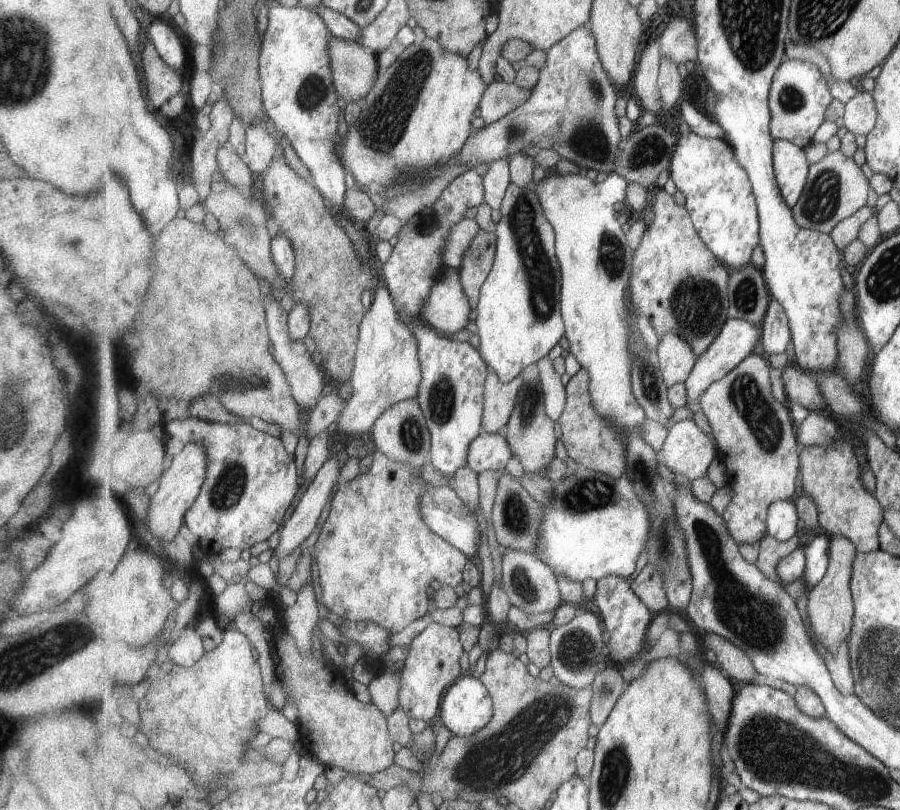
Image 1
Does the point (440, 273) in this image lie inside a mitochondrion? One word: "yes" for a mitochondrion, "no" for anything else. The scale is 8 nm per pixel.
no

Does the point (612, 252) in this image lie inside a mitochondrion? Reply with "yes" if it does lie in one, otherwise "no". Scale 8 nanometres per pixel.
yes

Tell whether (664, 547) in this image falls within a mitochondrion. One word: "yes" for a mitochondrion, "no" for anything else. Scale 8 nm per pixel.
yes

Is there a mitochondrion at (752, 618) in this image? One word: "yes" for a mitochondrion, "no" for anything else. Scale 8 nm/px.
yes

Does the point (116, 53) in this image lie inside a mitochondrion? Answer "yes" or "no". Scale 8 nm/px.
no

